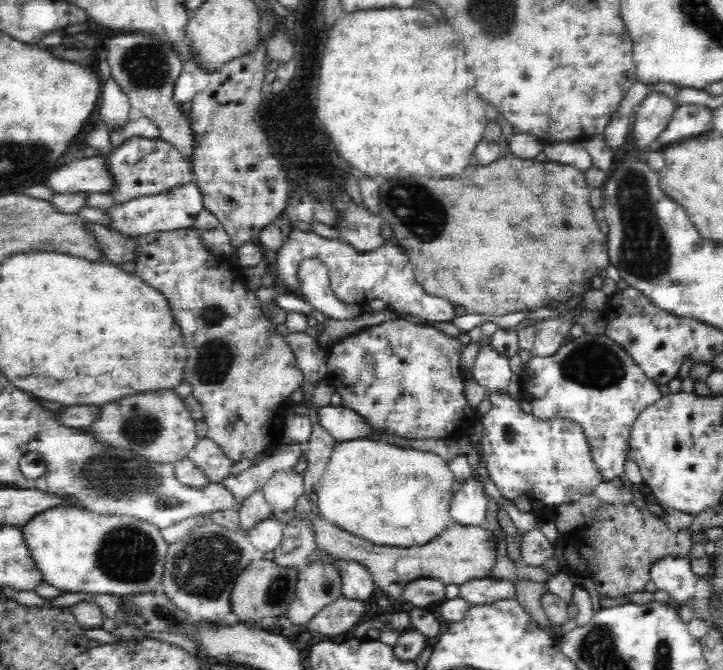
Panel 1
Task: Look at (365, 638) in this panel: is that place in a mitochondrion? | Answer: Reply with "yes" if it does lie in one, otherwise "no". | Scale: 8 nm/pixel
no

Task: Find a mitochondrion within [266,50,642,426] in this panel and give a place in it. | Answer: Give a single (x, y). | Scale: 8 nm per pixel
(594, 364)

